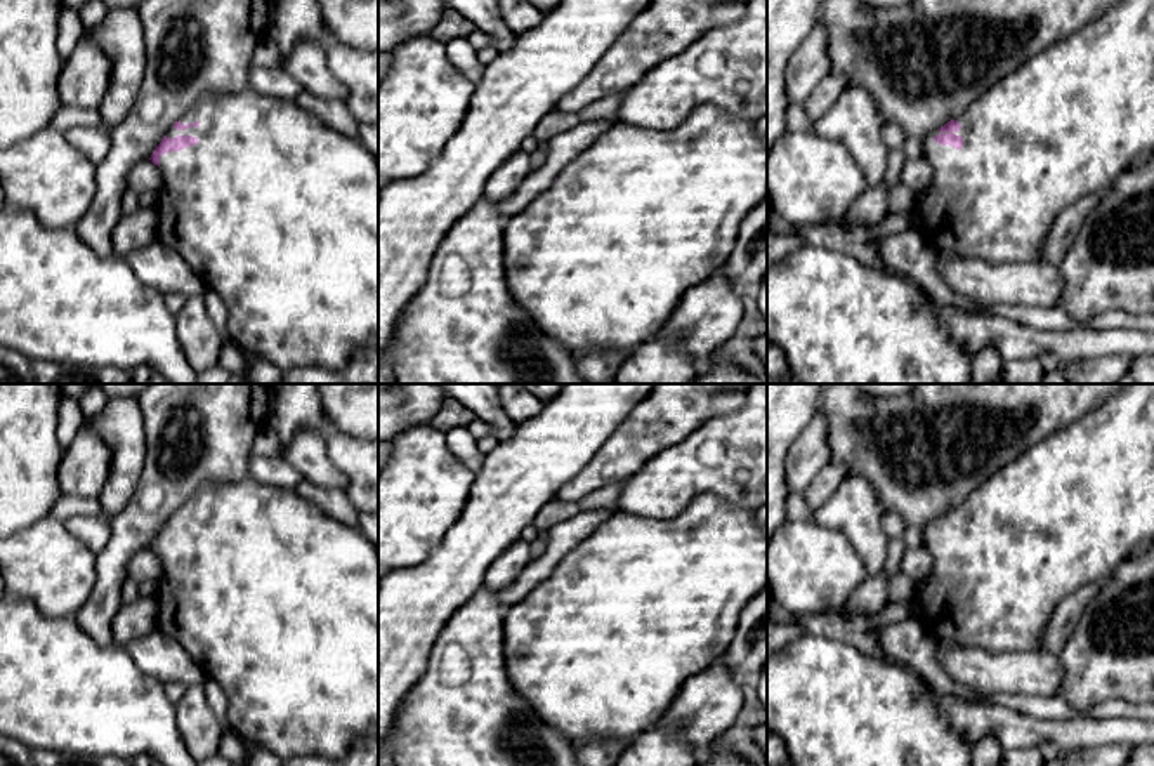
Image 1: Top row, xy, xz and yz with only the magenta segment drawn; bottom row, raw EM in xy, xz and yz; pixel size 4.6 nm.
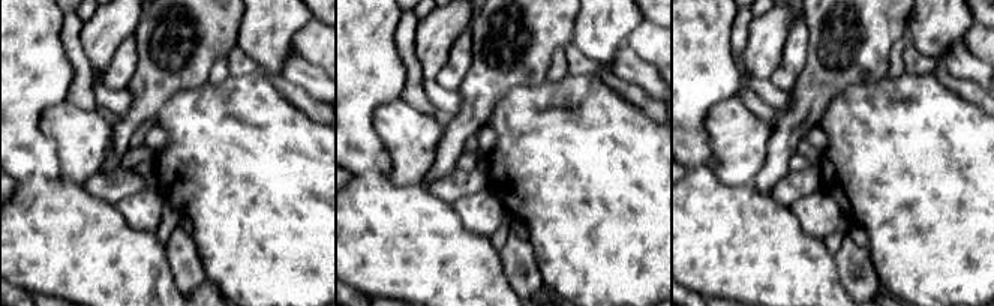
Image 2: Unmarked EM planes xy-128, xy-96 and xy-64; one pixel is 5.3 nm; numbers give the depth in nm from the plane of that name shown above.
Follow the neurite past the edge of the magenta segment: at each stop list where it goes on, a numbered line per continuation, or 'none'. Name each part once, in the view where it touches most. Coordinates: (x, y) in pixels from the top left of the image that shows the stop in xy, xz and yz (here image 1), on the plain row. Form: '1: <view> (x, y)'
1: yz (1066, 513)

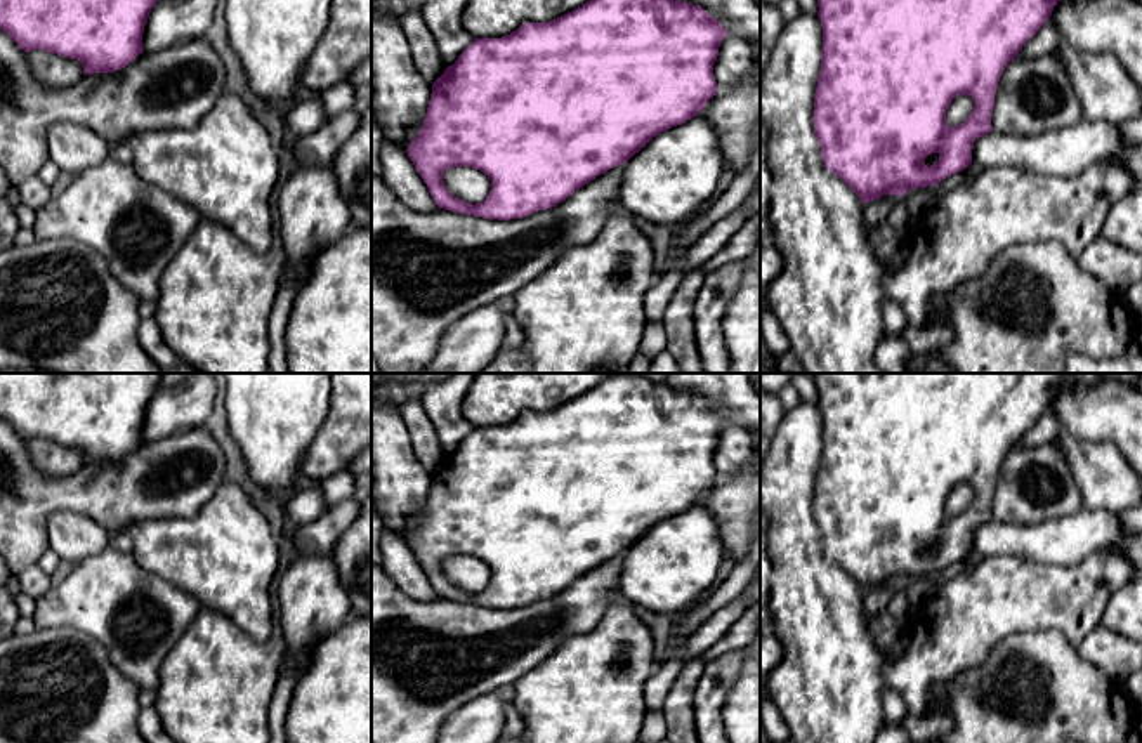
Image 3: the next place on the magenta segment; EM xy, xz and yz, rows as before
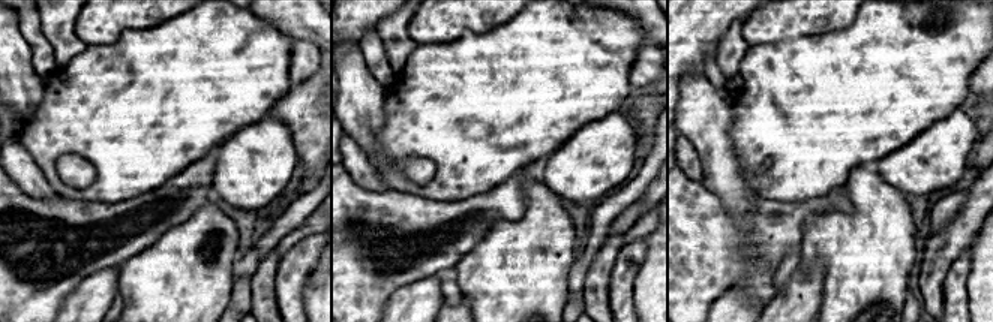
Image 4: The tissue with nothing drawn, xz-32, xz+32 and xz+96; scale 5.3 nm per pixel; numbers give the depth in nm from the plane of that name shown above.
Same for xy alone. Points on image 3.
none

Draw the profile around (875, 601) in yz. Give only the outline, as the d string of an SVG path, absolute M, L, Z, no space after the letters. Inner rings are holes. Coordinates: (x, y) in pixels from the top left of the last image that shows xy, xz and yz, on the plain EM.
M883 583L878 588L864 592L864 616L866 616L866 620L870 621L873 616L880 615L882 611L887 611L890 599L896 595L896 592L899 588L901 588L901 585Z

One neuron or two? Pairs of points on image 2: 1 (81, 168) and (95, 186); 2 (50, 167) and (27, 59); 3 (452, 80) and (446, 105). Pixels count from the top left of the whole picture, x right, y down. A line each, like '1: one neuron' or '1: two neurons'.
1: two neurons
2: one neuron
3: two neurons

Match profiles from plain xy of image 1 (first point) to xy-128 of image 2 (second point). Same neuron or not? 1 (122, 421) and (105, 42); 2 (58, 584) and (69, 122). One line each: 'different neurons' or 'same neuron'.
1: different neurons
2: same neuron

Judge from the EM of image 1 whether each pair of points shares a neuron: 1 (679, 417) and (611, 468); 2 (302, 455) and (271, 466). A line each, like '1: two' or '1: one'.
1: one
2: two

